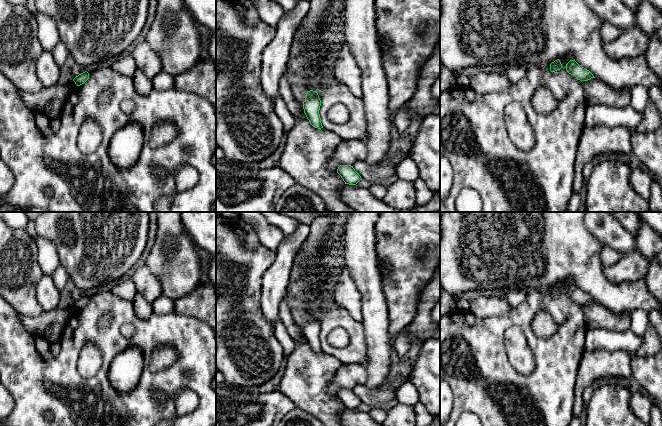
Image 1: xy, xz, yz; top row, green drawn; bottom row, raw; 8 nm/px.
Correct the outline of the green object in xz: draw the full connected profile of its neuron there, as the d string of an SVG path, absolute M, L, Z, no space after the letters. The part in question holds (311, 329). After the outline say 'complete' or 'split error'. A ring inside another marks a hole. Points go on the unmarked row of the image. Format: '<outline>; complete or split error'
M310 314L306 317L305 325L303 326L304 337L310 348L318 353L323 352L319 338L321 324L316 315Z; complete

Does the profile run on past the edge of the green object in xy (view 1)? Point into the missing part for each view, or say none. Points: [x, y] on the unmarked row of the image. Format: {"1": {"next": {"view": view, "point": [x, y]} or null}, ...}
{"1": {"next": null}}

